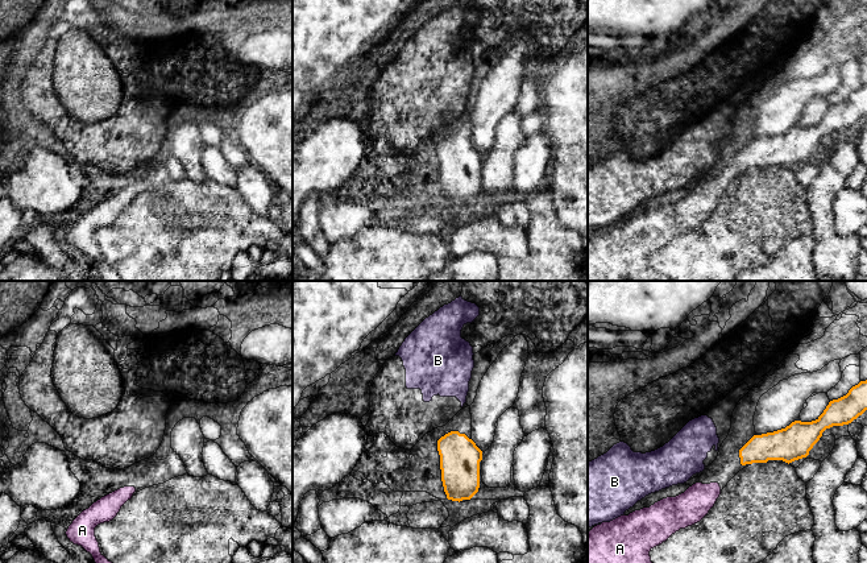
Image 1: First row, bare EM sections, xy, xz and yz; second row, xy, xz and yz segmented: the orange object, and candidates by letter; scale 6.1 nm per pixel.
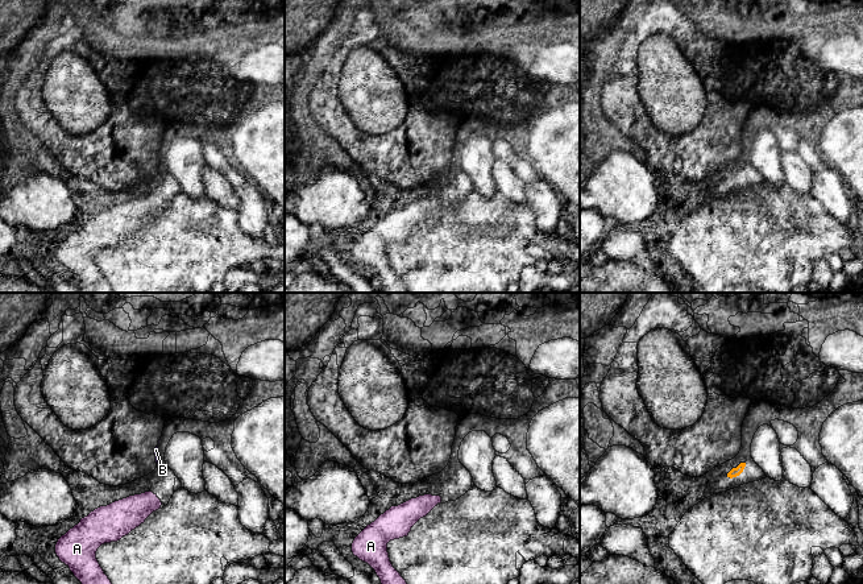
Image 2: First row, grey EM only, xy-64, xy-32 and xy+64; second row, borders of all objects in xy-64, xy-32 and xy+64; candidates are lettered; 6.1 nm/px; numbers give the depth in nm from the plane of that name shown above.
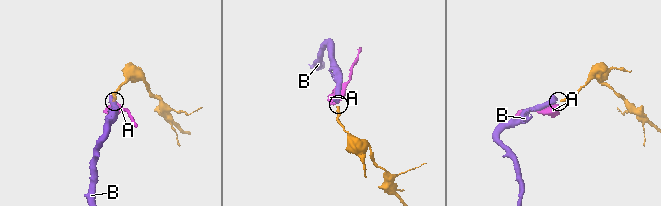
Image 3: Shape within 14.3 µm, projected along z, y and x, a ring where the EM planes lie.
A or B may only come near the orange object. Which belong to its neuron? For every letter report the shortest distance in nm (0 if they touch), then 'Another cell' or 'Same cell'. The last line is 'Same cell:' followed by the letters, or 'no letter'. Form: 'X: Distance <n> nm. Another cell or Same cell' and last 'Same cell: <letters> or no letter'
A: Distance 190 nm. Same cell
B: Distance 140 nm. Another cell
Same cell: A

